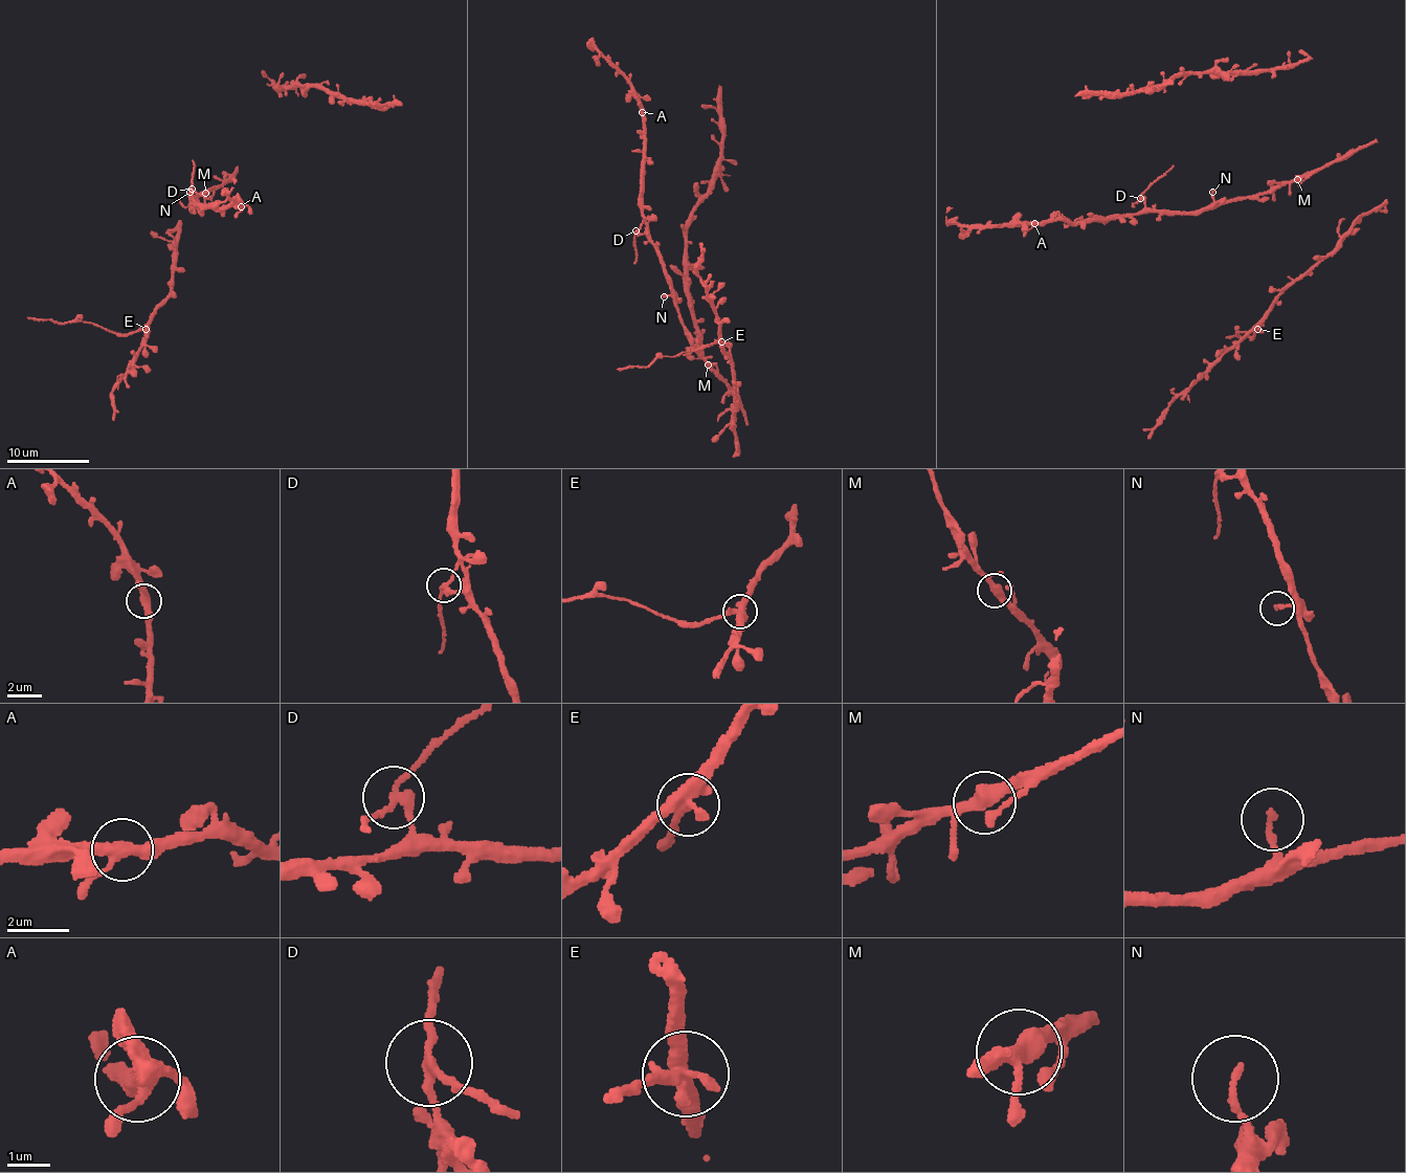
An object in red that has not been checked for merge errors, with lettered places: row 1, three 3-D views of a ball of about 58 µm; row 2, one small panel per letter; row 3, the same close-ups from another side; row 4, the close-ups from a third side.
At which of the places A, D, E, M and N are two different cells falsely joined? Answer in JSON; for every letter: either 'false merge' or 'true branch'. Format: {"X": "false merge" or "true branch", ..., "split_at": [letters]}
{"A": "true branch", "D": "false merge", "E": "false merge", "M": "true branch", "N": "true branch", "split_at": ["D", "E"]}

